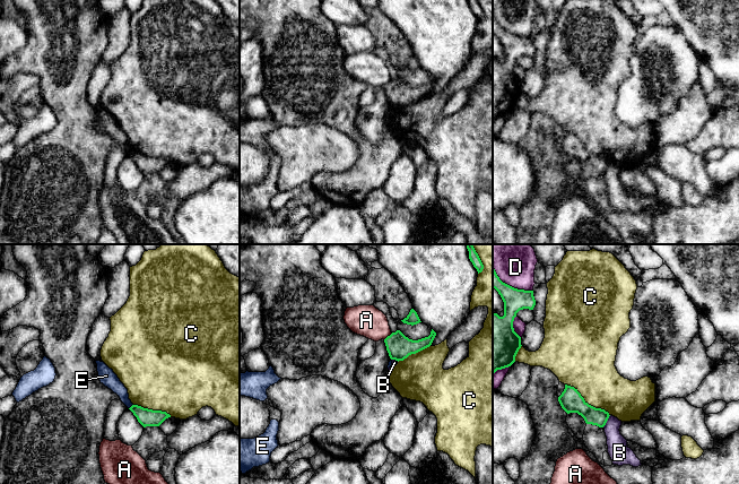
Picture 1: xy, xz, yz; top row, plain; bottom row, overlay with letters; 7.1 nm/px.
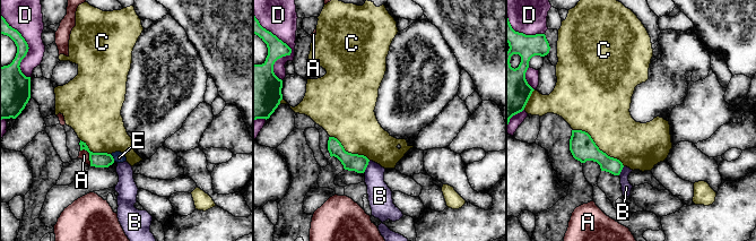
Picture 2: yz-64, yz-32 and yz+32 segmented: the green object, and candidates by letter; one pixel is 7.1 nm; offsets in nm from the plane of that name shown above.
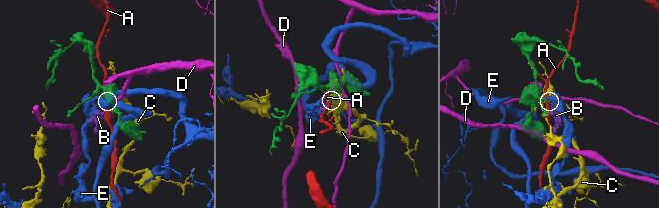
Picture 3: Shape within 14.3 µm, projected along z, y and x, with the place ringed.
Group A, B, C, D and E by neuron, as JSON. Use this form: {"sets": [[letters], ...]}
{"sets": [["A"], ["B"], ["C"], ["D"], ["E"]]}

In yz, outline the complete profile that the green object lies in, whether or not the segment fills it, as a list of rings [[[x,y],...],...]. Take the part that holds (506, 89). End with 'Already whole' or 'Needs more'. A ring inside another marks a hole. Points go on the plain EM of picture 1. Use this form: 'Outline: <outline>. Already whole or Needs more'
Outline: [[[493,12],[493,35],[504,49],[504,62],[493,59],[493,122],[497,116],[511,113],[521,95],[521,84],[514,78],[513,68],[520,57],[533,57],[533,37],[514,35],[503,29]]]. Already whole

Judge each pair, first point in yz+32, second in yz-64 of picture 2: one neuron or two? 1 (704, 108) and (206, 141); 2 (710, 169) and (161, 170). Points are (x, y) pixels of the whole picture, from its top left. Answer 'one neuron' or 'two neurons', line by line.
1: two neurons
2: two neurons

